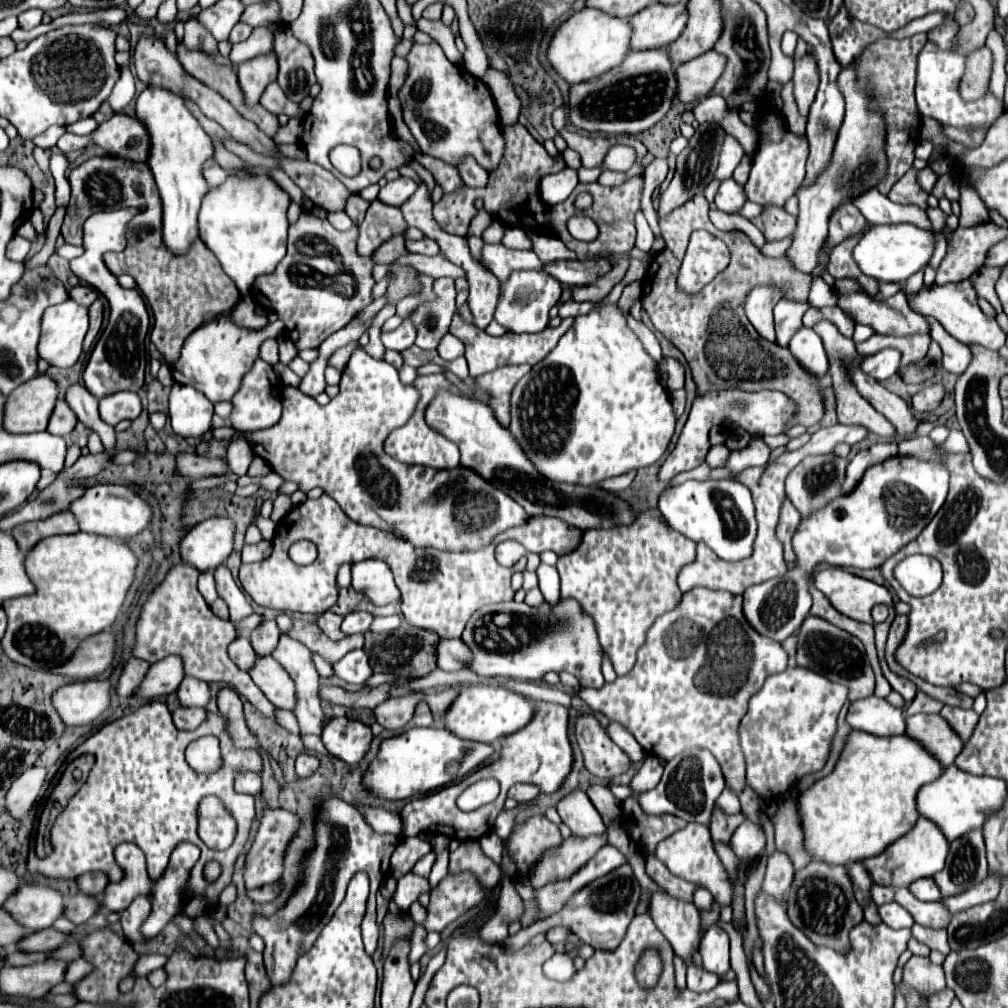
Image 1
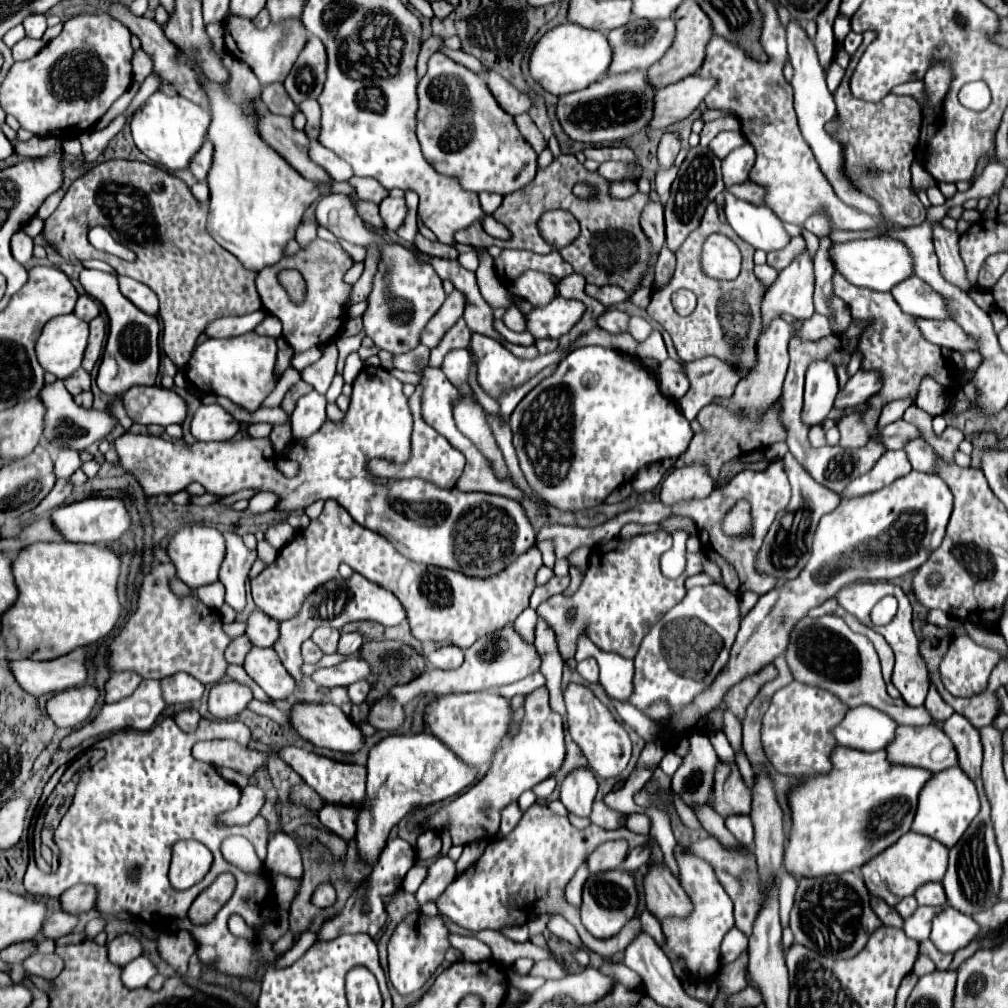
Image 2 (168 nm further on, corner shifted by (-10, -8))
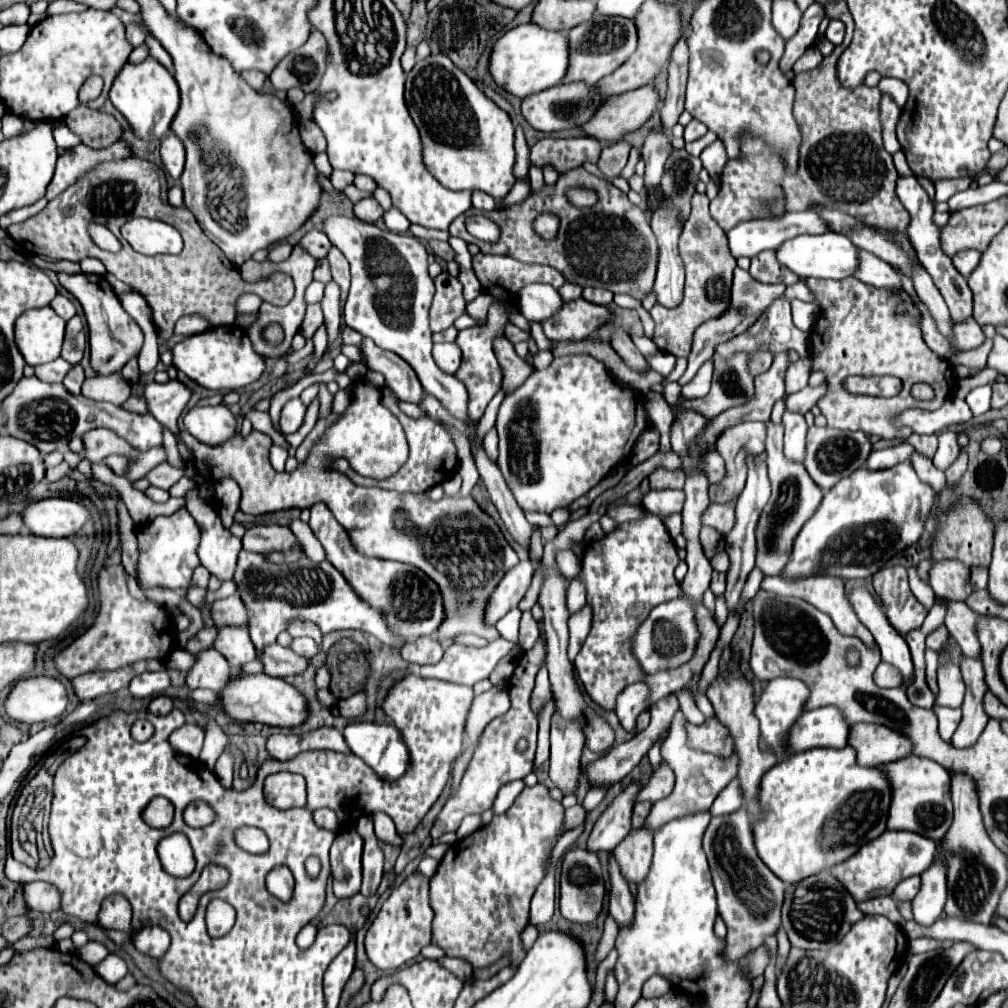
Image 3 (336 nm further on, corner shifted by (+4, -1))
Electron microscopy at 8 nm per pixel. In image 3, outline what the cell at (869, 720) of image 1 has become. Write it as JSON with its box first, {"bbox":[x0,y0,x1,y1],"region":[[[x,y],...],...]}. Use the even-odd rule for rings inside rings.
{"bbox":[790,707,850,753],"region":[[[836,707],[806,711],[802,717],[798,717],[798,723],[790,727],[790,753],[800,753],[814,747],[842,749],[848,743],[848,731],[850,725],[844,721]]]}

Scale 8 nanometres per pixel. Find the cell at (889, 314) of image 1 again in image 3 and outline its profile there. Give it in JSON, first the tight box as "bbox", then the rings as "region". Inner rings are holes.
{"bbox":[954,317,986,351],"region":[[[970,317],[966,323],[954,323],[954,339],[956,339],[956,347],[968,351],[980,347],[986,337],[982,327],[974,321],[974,317]]]}

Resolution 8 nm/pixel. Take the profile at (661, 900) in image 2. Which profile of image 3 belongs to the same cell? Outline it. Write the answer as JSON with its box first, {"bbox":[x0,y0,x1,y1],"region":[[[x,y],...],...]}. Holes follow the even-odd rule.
{"bbox":[614,827,652,885],"region":[[[646,827],[632,829],[630,835],[618,843],[614,855],[624,877],[636,885],[642,883],[652,865],[652,831],[646,831]]]}

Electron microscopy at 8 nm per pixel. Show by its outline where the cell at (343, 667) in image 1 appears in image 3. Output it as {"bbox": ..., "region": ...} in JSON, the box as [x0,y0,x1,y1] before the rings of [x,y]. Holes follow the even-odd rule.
{"bbox":[256,643,306,677],"region":[[[270,643],[266,651],[256,651],[256,659],[262,663],[264,673],[272,677],[286,677],[296,675],[306,669],[306,659],[292,653],[286,647],[280,647],[278,643]]]}

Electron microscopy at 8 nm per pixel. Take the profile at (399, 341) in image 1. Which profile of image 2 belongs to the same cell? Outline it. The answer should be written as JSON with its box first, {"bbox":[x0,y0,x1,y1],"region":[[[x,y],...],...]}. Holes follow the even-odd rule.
{"bbox":[420,290,464,348],"region":[[[454,290],[446,302],[440,306],[440,310],[428,320],[428,324],[424,326],[424,330],[420,332],[420,344],[428,346],[428,348],[434,348],[442,334],[464,314],[464,296]]]}

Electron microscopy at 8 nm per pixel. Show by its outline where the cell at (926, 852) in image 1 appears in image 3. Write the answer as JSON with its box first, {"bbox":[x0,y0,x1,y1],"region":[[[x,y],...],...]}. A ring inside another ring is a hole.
{"bbox":[830,831,936,901],"region":[[[884,831],[872,843],[864,843],[856,855],[846,863],[840,863],[830,869],[830,873],[854,895],[854,901],[866,901],[882,895],[892,895],[894,887],[912,875],[926,871],[936,859],[936,843],[924,835],[912,831]]]}

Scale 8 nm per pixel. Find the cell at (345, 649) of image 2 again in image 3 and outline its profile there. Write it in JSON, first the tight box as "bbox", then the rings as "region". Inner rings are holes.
{"bbox":[290,637,320,657],"region":[[[298,637],[298,639],[292,639],[290,649],[292,649],[296,655],[302,655],[302,657],[314,657],[314,655],[320,653],[320,649],[316,647],[316,643],[314,643],[310,637]]]}

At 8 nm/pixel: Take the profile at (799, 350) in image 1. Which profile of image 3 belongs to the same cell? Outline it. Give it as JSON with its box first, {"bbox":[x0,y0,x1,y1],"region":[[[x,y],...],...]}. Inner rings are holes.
{"bbox":[782,411,808,463],"region":[[[786,411],[782,417],[782,423],[786,427],[786,433],[784,433],[784,455],[786,455],[786,459],[790,459],[794,463],[804,463],[806,433],[808,433],[808,425],[806,425],[804,417],[798,413]]]}

